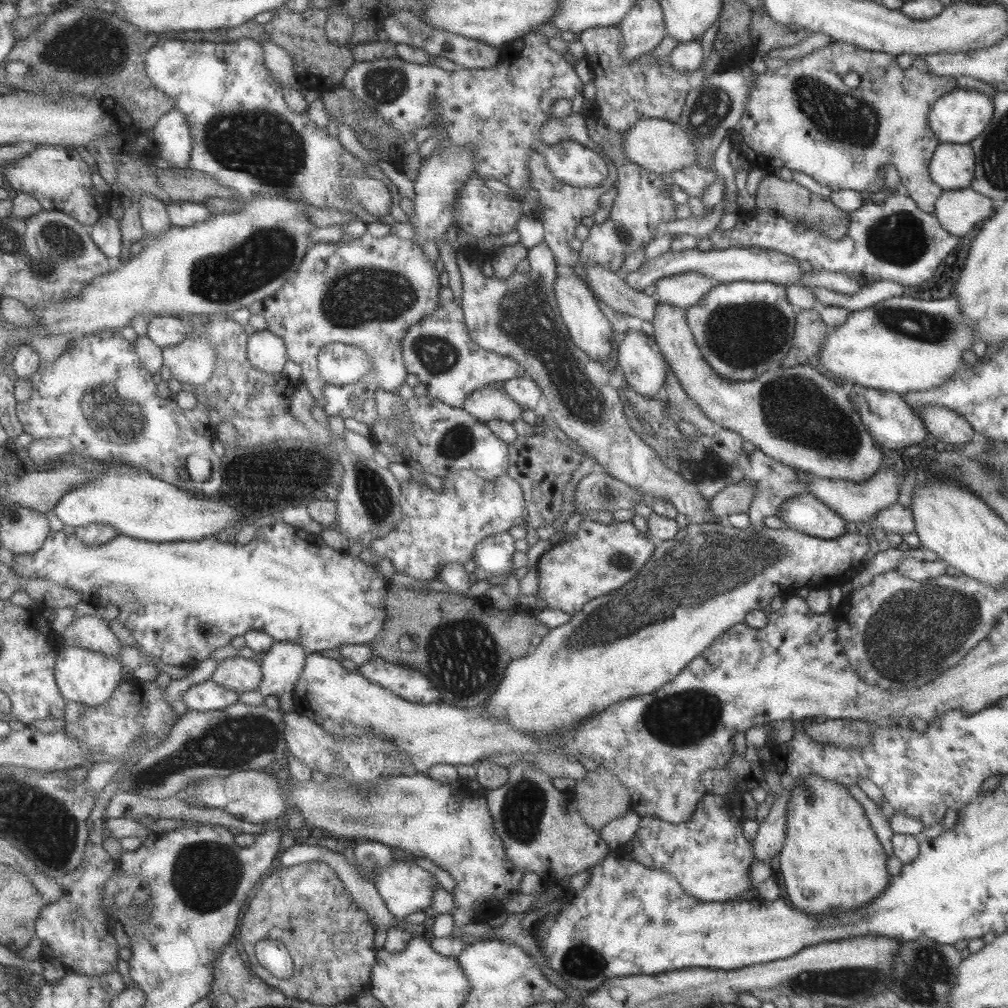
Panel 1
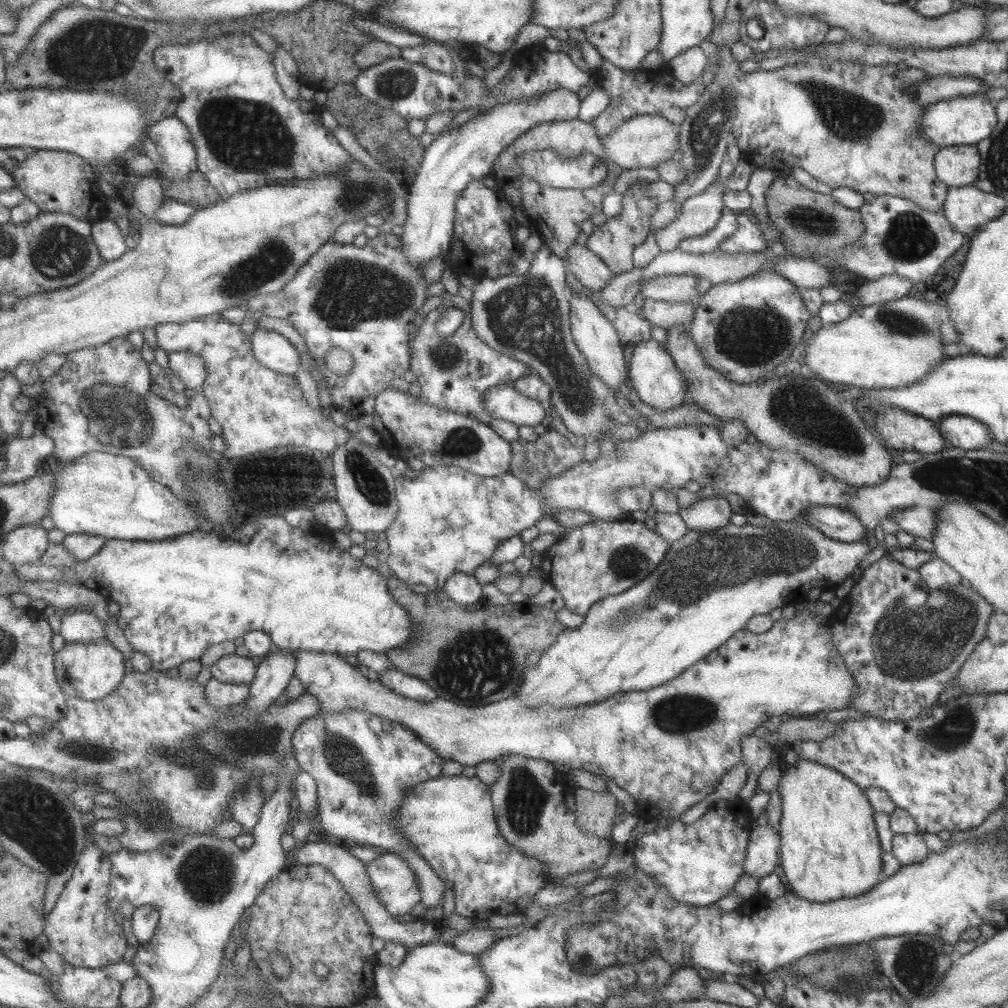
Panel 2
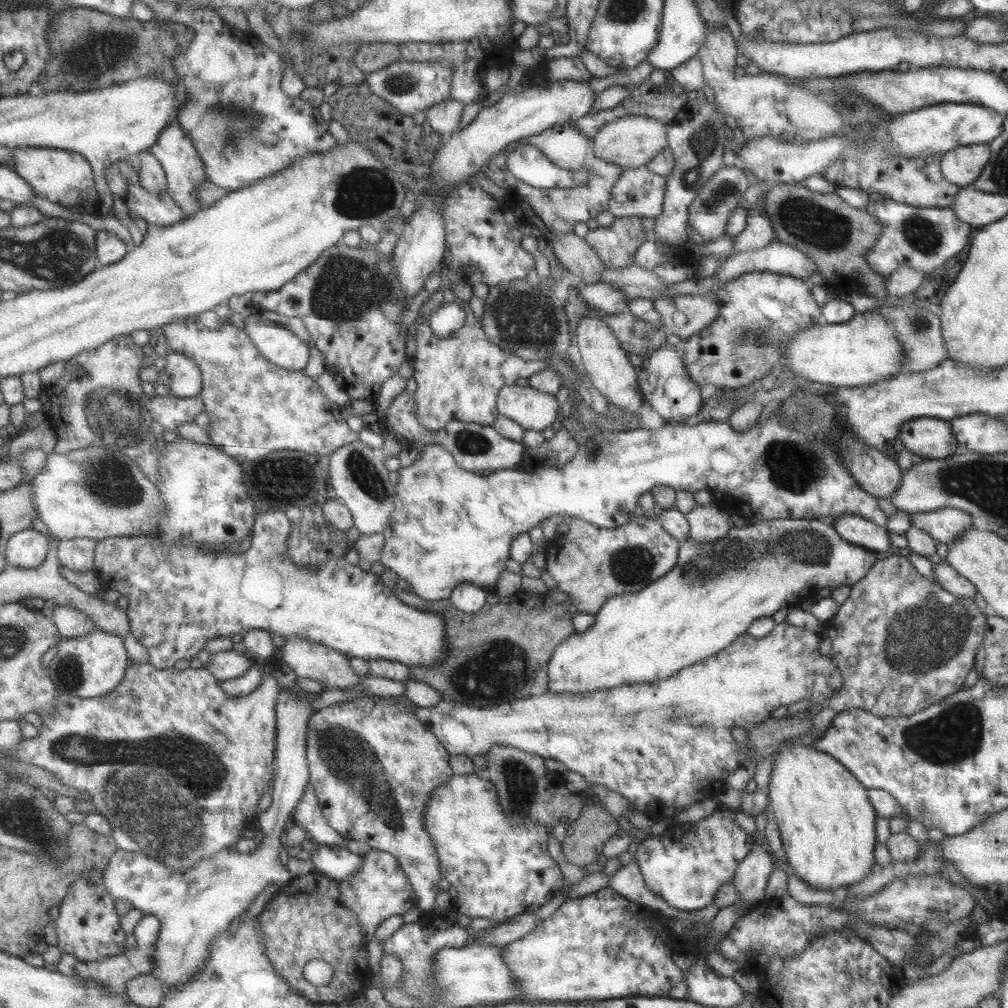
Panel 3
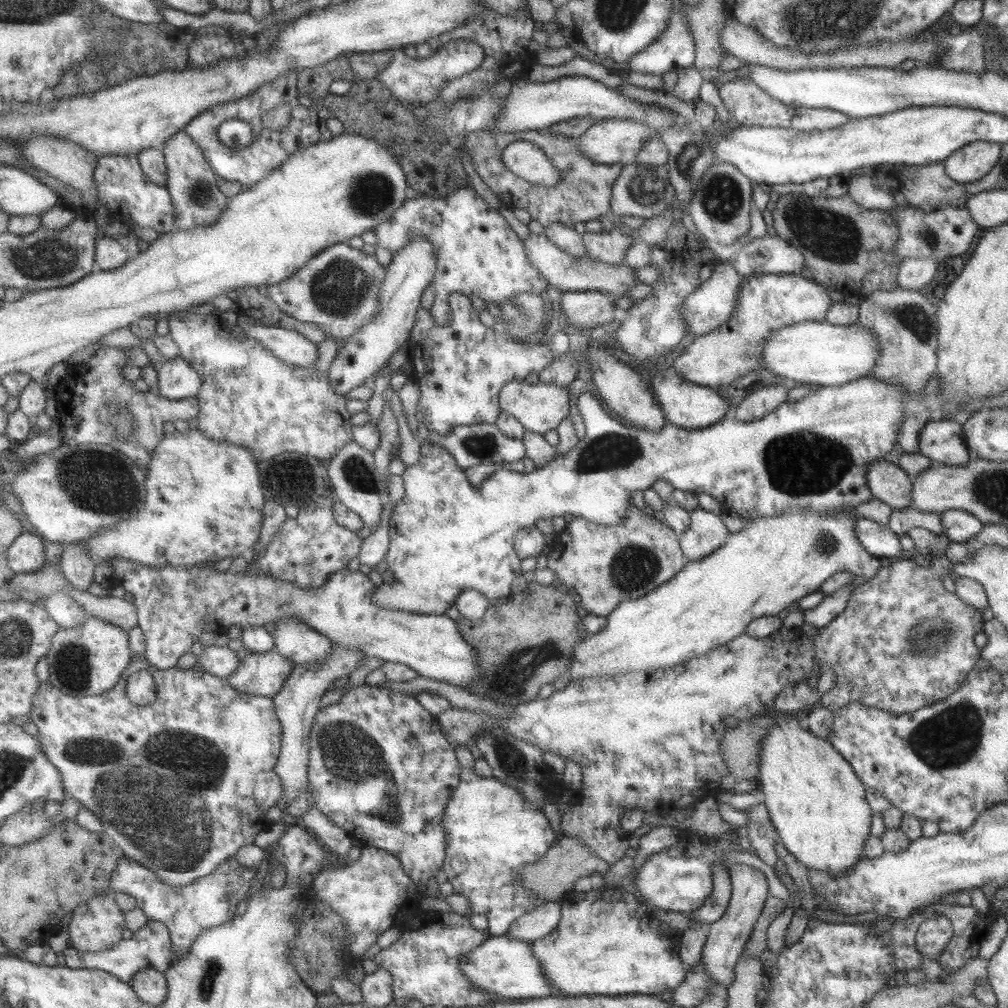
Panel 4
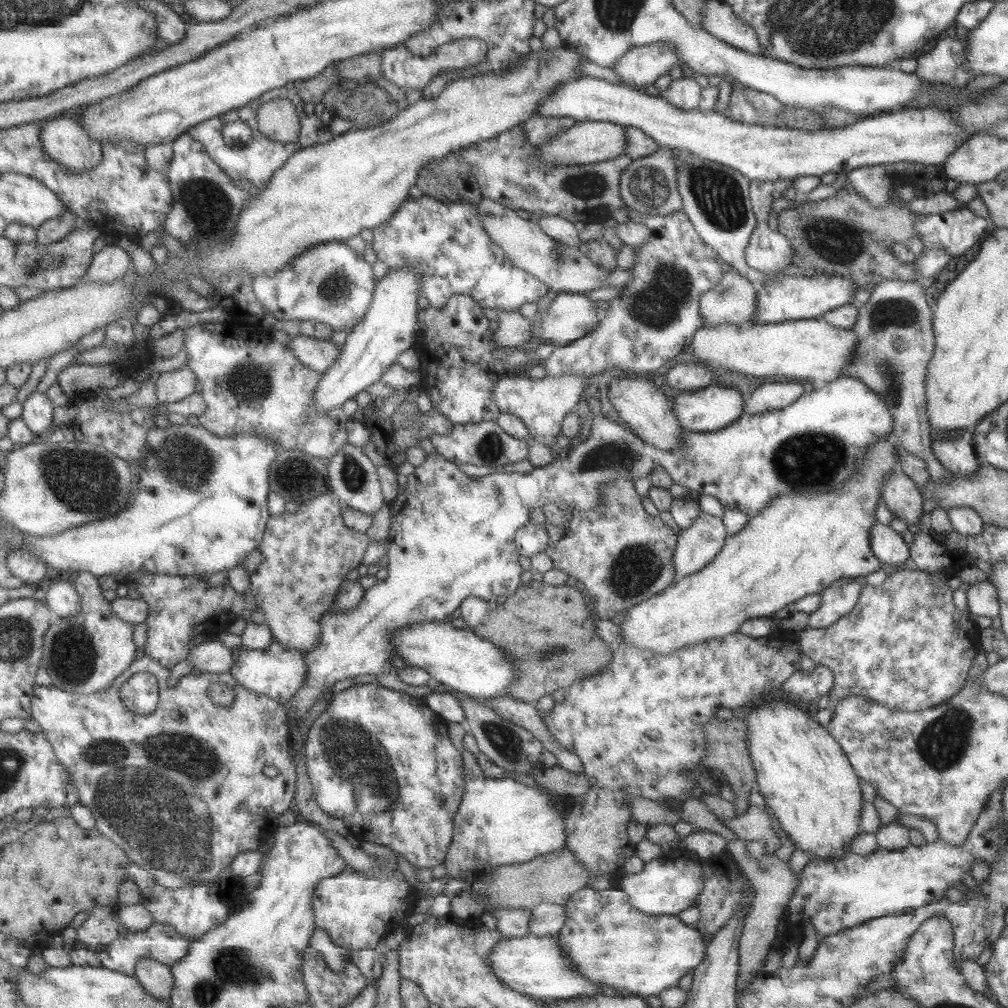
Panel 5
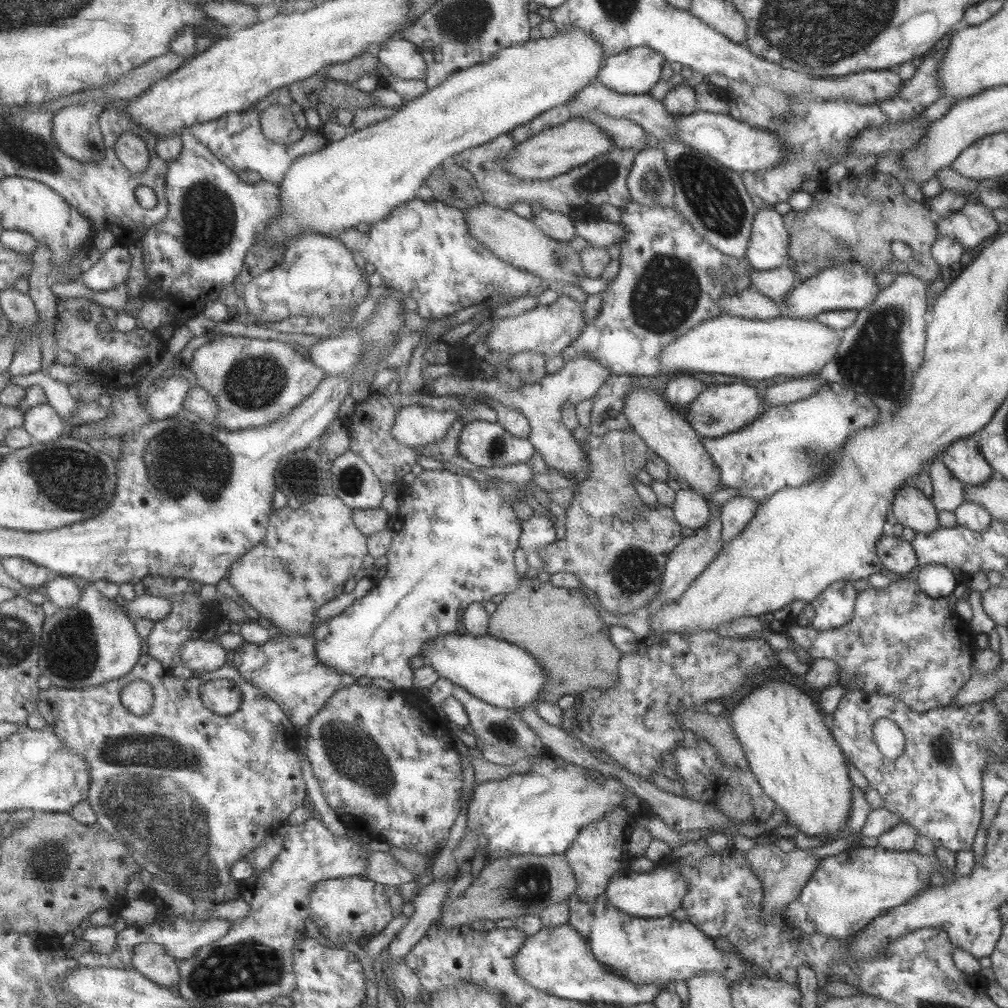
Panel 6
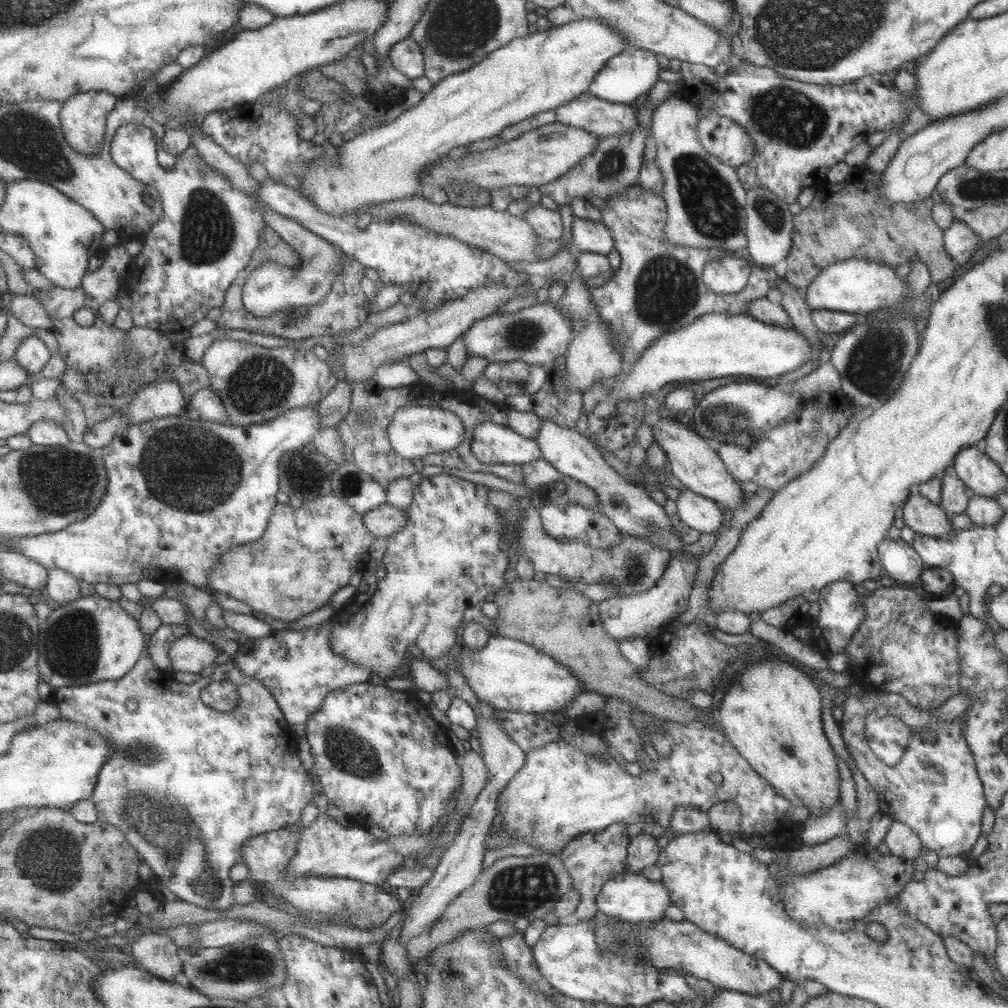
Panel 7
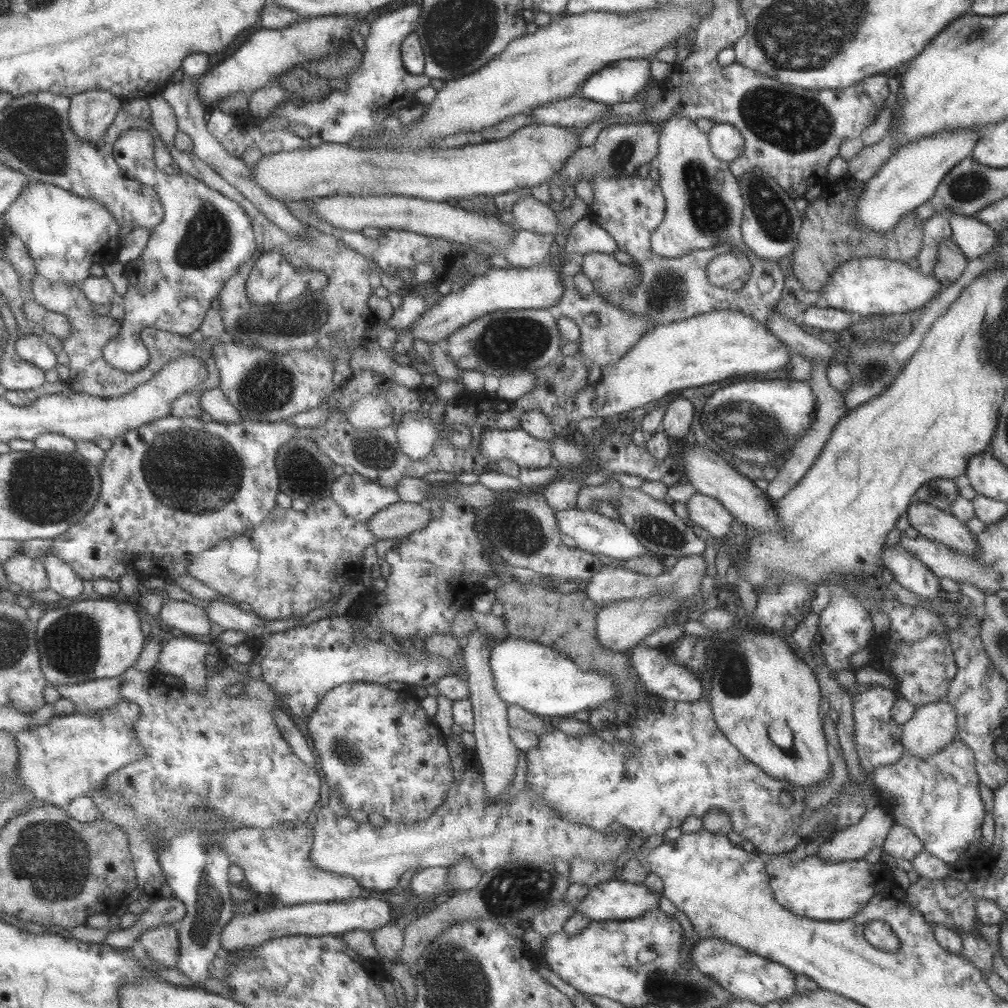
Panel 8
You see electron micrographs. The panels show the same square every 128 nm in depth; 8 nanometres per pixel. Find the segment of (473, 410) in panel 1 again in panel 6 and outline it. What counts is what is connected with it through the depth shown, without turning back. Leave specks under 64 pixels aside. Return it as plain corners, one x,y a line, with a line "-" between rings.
578,354
571,362
567,362
561,369
556,373
547,375
541,382
535,382
535,384
527,384
527,386
521,386
519,390
513,390
513,388
505,388
501,382
497,380
487,380
476,378
471,380
471,390
473,394
490,396
493,400
504,404
507,408
512,408
513,410
519,409
528,419
532,428
530,439
534,443
535,448
545,457
548,465
551,469
557,469
571,476
577,476
580,479
588,477
590,473
588,457
583,459
583,453
581,453
581,448
579,446
580,442
573,438
572,430
569,430
565,423
563,422
562,410
568,404
574,404
577,406
581,400
587,400
593,397
599,390
599,386
603,384
611,376
609,370
603,368
598,362
595,362
592,358
586,356
586,354

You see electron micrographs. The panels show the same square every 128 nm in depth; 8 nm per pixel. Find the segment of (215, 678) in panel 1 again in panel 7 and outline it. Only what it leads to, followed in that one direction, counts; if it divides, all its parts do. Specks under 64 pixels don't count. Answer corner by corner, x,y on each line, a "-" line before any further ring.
191,634
183,636
172,644
170,657
174,666
171,672
199,673
203,668
215,664
221,650
206,638
197,638

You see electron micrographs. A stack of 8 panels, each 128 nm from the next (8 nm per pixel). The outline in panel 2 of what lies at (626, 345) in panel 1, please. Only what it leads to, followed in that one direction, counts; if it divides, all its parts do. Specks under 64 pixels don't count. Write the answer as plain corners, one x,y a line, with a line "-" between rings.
649,339
633,344
628,370
628,386
635,390
641,402
664,411
677,406
681,402
689,401
687,383
683,381
683,375
675,368
663,343

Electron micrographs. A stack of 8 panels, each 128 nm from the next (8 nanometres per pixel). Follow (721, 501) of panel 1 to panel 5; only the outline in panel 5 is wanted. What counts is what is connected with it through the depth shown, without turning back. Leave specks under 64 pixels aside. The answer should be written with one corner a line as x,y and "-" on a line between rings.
703,511
696,517
691,526
681,530
676,536
672,556
675,580
703,568
724,546
727,534
720,518

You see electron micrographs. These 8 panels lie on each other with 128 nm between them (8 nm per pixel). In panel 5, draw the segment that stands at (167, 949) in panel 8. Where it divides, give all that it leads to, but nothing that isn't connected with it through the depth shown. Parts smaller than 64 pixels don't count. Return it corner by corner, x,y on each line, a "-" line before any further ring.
143,958
135,971
135,977
142,982
149,995
161,1001
169,1002
172,999
175,975
171,966
152,958

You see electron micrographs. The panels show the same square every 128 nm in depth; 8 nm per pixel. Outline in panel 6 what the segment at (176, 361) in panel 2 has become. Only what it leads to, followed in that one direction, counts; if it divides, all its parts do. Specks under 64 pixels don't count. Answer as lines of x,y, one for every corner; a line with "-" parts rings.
180,373
165,381
158,381
149,388
148,398
146,398
148,406
145,406
145,410
159,421
180,416
185,399
191,390
189,380

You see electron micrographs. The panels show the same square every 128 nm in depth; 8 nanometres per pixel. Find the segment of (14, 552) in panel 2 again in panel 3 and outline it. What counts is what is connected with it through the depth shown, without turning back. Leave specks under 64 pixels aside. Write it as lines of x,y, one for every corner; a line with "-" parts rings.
37,530
20,531
8,542
8,562
19,568
39,568
49,554
49,535

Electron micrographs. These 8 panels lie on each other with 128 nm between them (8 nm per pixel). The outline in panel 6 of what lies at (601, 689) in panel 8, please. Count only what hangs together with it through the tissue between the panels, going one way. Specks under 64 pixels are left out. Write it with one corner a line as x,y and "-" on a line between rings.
466,632
435,637
424,646
421,656
424,663
429,663
454,685
470,690
485,702
511,710
521,710
533,701
540,702
538,696
548,681
542,664
530,652
493,635
476,637

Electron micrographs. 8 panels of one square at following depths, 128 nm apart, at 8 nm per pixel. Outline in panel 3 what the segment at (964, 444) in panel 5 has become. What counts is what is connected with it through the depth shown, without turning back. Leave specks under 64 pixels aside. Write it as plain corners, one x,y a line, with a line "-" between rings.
936,418
906,420
896,430
896,438
909,452
927,459
945,458
959,447
948,421

